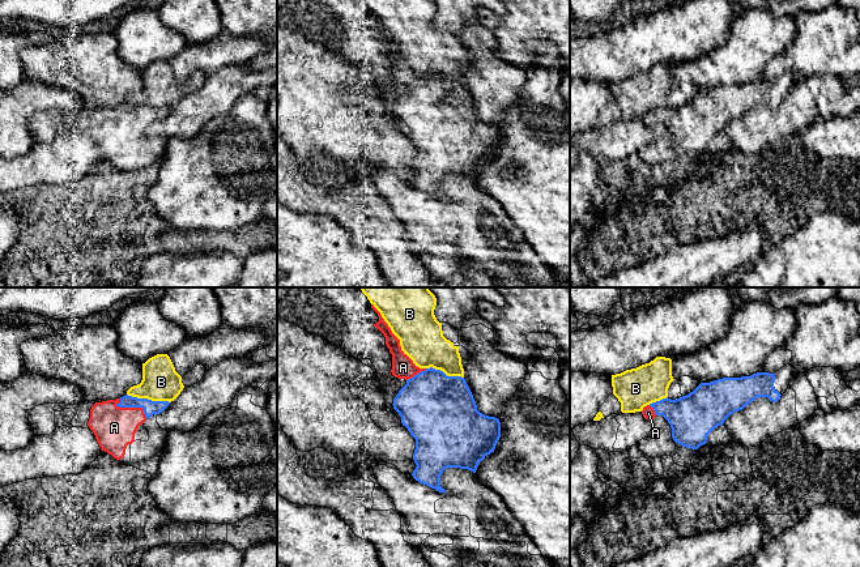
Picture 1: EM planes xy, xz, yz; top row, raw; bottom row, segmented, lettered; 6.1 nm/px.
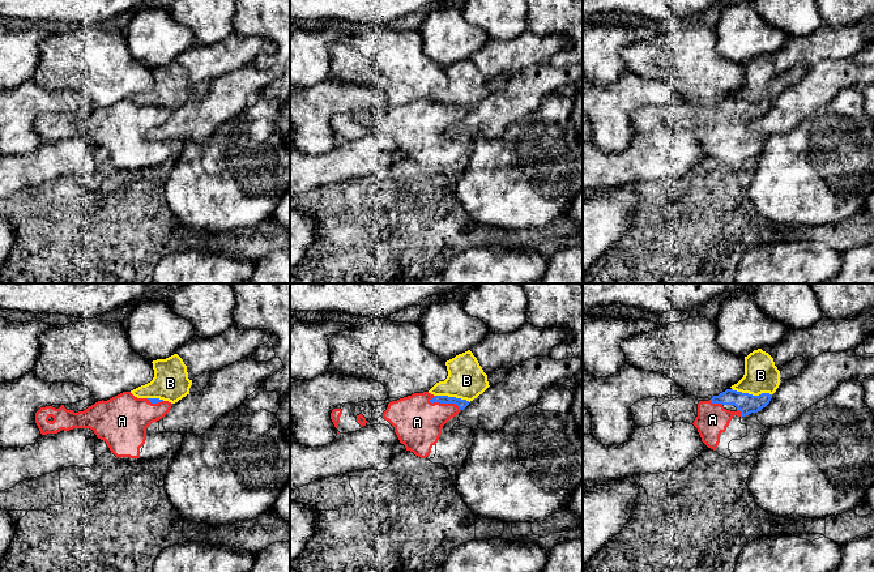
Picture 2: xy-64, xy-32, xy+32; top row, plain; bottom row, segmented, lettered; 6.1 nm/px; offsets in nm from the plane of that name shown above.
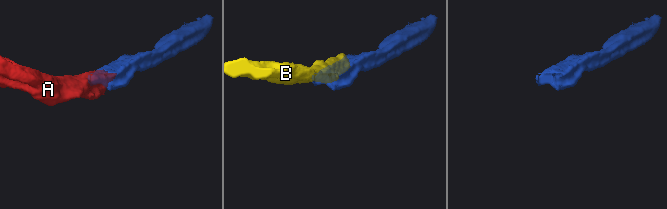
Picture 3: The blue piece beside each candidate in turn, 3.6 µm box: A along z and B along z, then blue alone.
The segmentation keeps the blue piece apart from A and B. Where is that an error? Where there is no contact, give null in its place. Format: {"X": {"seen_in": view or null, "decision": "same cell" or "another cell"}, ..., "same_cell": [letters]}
{"A": {"seen_in": "xy", "decision": "same cell"}, "B": {"seen_in": "xy", "decision": "another cell"}, "same_cell": ["A"]}

